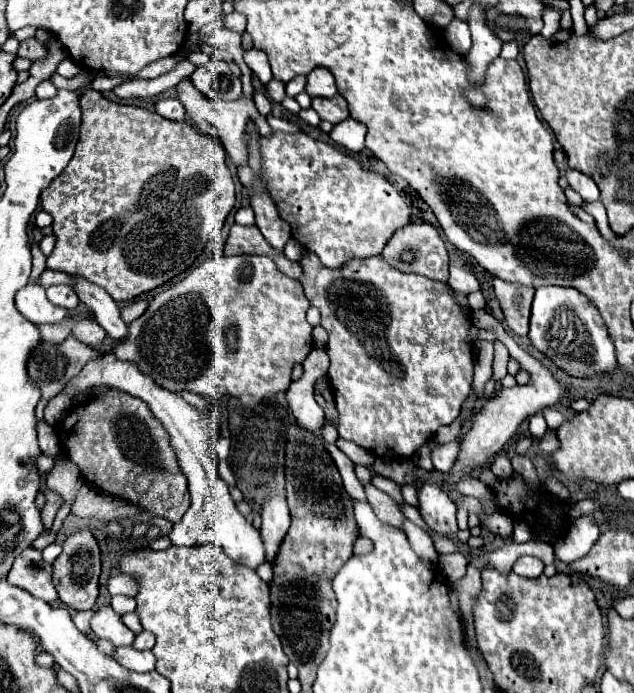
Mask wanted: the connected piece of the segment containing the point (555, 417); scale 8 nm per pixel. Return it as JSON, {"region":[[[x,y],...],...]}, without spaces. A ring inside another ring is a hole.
{"region":[[[545,408],[541,412],[546,420],[548,428],[551,430],[559,428],[565,420],[561,413],[551,408]]]}

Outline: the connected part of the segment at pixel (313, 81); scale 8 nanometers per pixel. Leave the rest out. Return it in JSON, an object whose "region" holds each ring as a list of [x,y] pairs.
{"region":[[[317,67],[307,75],[307,87],[305,91],[311,97],[333,97],[337,95],[337,85],[333,79],[333,73],[325,67]]]}

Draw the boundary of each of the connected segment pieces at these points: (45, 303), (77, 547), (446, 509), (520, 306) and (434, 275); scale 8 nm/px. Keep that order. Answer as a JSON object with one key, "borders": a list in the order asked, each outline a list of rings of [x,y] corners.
{"borders":[[[[27,283],[21,287],[15,295],[15,307],[35,325],[53,325],[53,323],[63,323],[67,319],[67,311],[53,305],[45,289],[37,283]]],[[[85,529],[67,537],[63,543],[63,553],[53,563],[53,583],[59,593],[59,599],[73,611],[93,609],[97,599],[99,573],[101,573],[101,549],[93,533]]],[[[425,483],[421,489],[419,489],[419,511],[425,519],[425,523],[441,533],[441,535],[449,535],[449,537],[455,537],[457,535],[457,521],[455,521],[455,503],[449,499],[449,495],[433,485],[433,483]]],[[[493,279],[493,291],[511,331],[517,335],[527,335],[535,287],[525,287],[525,285]]],[[[411,223],[403,229],[399,229],[391,239],[389,243],[385,245],[381,257],[397,267],[399,271],[403,273],[417,273],[417,275],[423,275],[423,277],[429,277],[433,281],[441,281],[441,283],[447,283],[447,277],[449,277],[449,255],[447,255],[447,247],[445,247],[445,241],[441,239],[439,231],[433,227],[433,225],[425,225],[425,223]]]]}

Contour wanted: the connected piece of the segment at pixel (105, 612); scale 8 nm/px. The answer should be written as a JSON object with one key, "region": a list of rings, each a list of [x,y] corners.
{"region":[[[103,605],[101,609],[95,611],[95,615],[91,617],[91,629],[97,637],[109,639],[113,645],[131,645],[135,639],[135,633],[125,627],[125,623],[121,621],[121,615],[117,615],[111,605]]]}

